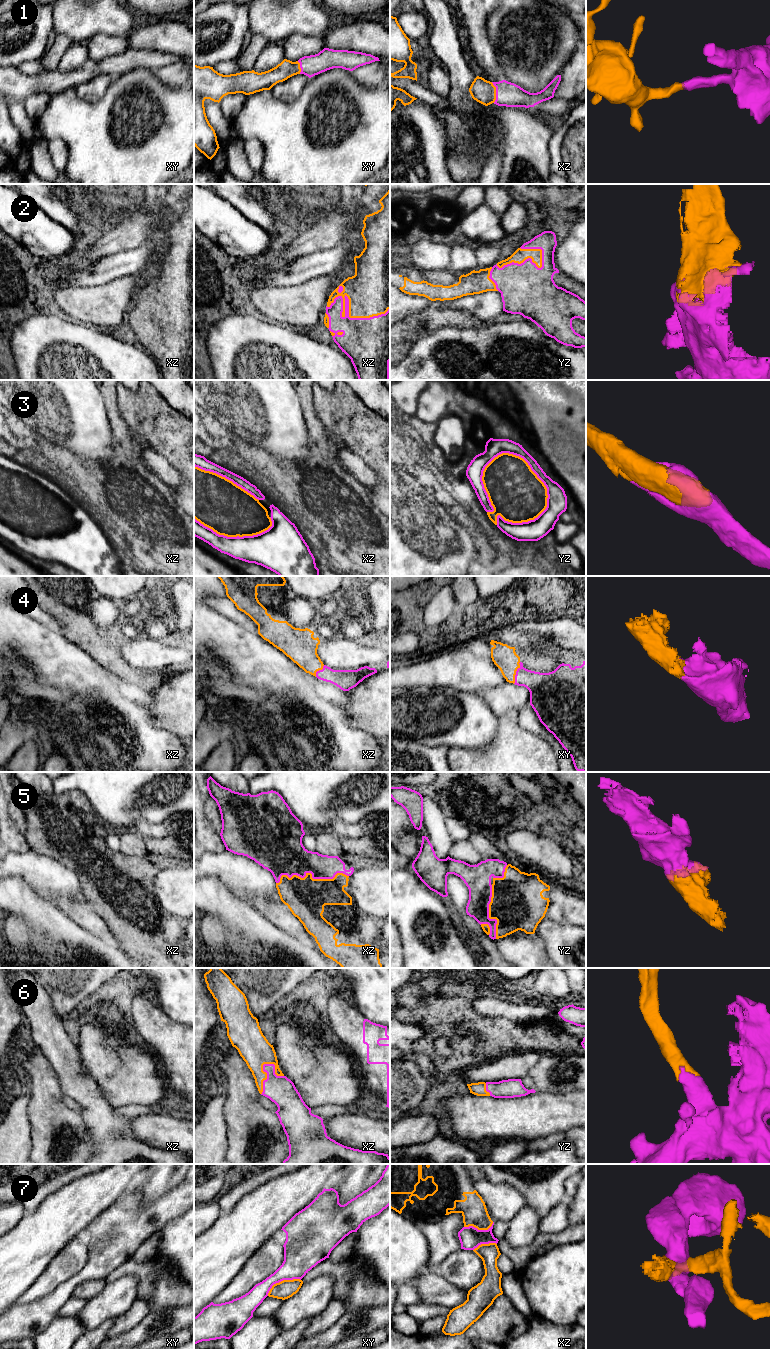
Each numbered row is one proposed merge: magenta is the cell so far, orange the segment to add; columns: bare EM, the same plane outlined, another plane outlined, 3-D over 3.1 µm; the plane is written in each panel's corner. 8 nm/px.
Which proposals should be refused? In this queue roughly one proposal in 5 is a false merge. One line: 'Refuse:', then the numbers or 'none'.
Refuse: 7

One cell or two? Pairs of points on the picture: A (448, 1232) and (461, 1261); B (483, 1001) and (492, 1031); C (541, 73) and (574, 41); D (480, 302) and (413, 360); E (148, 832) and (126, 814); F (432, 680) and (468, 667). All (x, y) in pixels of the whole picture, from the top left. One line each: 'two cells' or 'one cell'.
A: two cells
B: two cells
C: one cell
D: one cell
E: two cells
F: one cell

